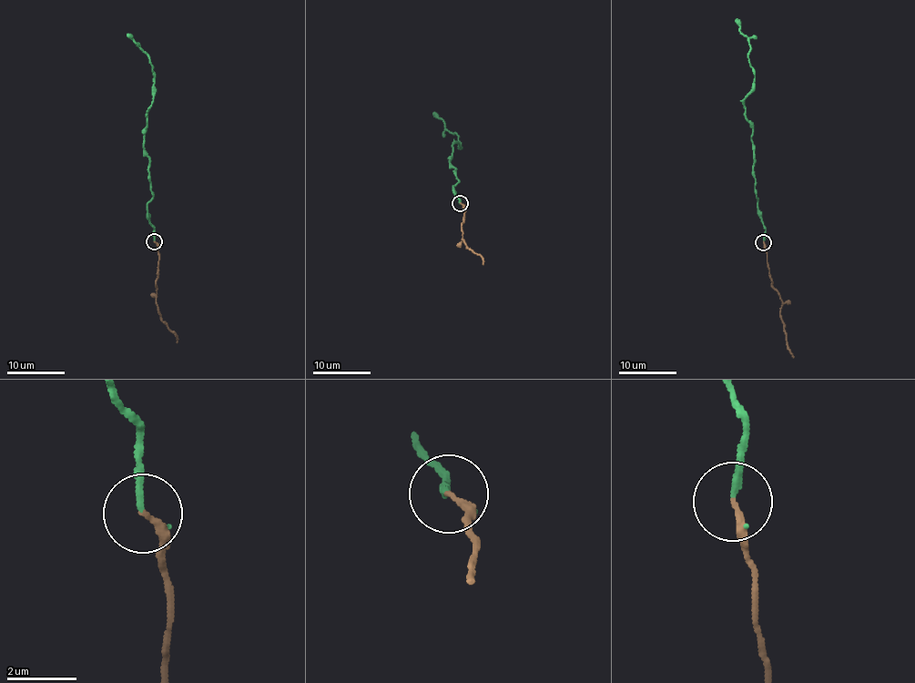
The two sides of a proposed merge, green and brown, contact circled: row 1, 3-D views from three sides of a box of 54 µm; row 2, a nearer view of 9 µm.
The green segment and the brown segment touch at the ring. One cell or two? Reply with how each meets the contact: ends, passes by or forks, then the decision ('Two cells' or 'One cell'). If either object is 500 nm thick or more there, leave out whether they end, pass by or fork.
At the ring green ends. At the ring brown ends. One cell

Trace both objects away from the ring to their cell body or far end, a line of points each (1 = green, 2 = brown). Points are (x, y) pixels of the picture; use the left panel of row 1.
1: (155, 241), (147, 210), (153, 192), (149, 156), (143, 148), (153, 71), (150, 59), (127, 34)
2: (155, 241), (159, 256), (157, 312), (160, 320), (175, 333), (177, 341)

